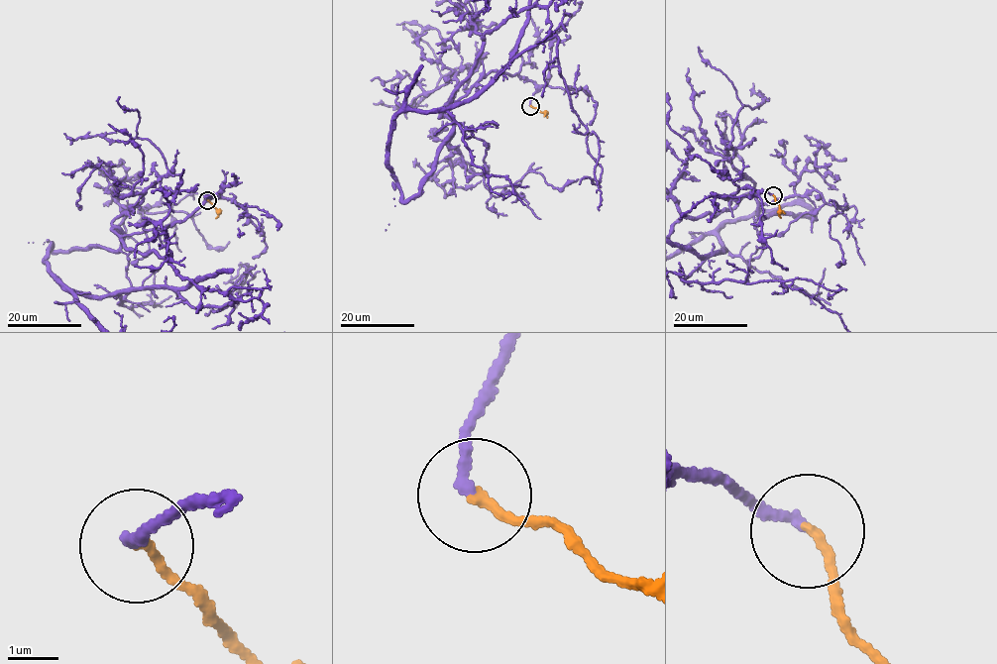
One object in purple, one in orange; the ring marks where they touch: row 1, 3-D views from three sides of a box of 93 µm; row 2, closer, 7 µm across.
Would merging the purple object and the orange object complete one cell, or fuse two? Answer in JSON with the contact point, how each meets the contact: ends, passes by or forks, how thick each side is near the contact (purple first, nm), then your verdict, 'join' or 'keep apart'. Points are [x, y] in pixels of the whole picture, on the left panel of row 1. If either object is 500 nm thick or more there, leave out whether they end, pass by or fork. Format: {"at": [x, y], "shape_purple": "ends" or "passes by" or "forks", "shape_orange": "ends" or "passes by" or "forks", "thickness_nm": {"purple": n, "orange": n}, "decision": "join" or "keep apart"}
{"at": [207, 200], "shape_purple": "ends", "shape_orange": "ends", "thickness_nm": {"purple": 190, "orange": 180}, "decision": "join"}

